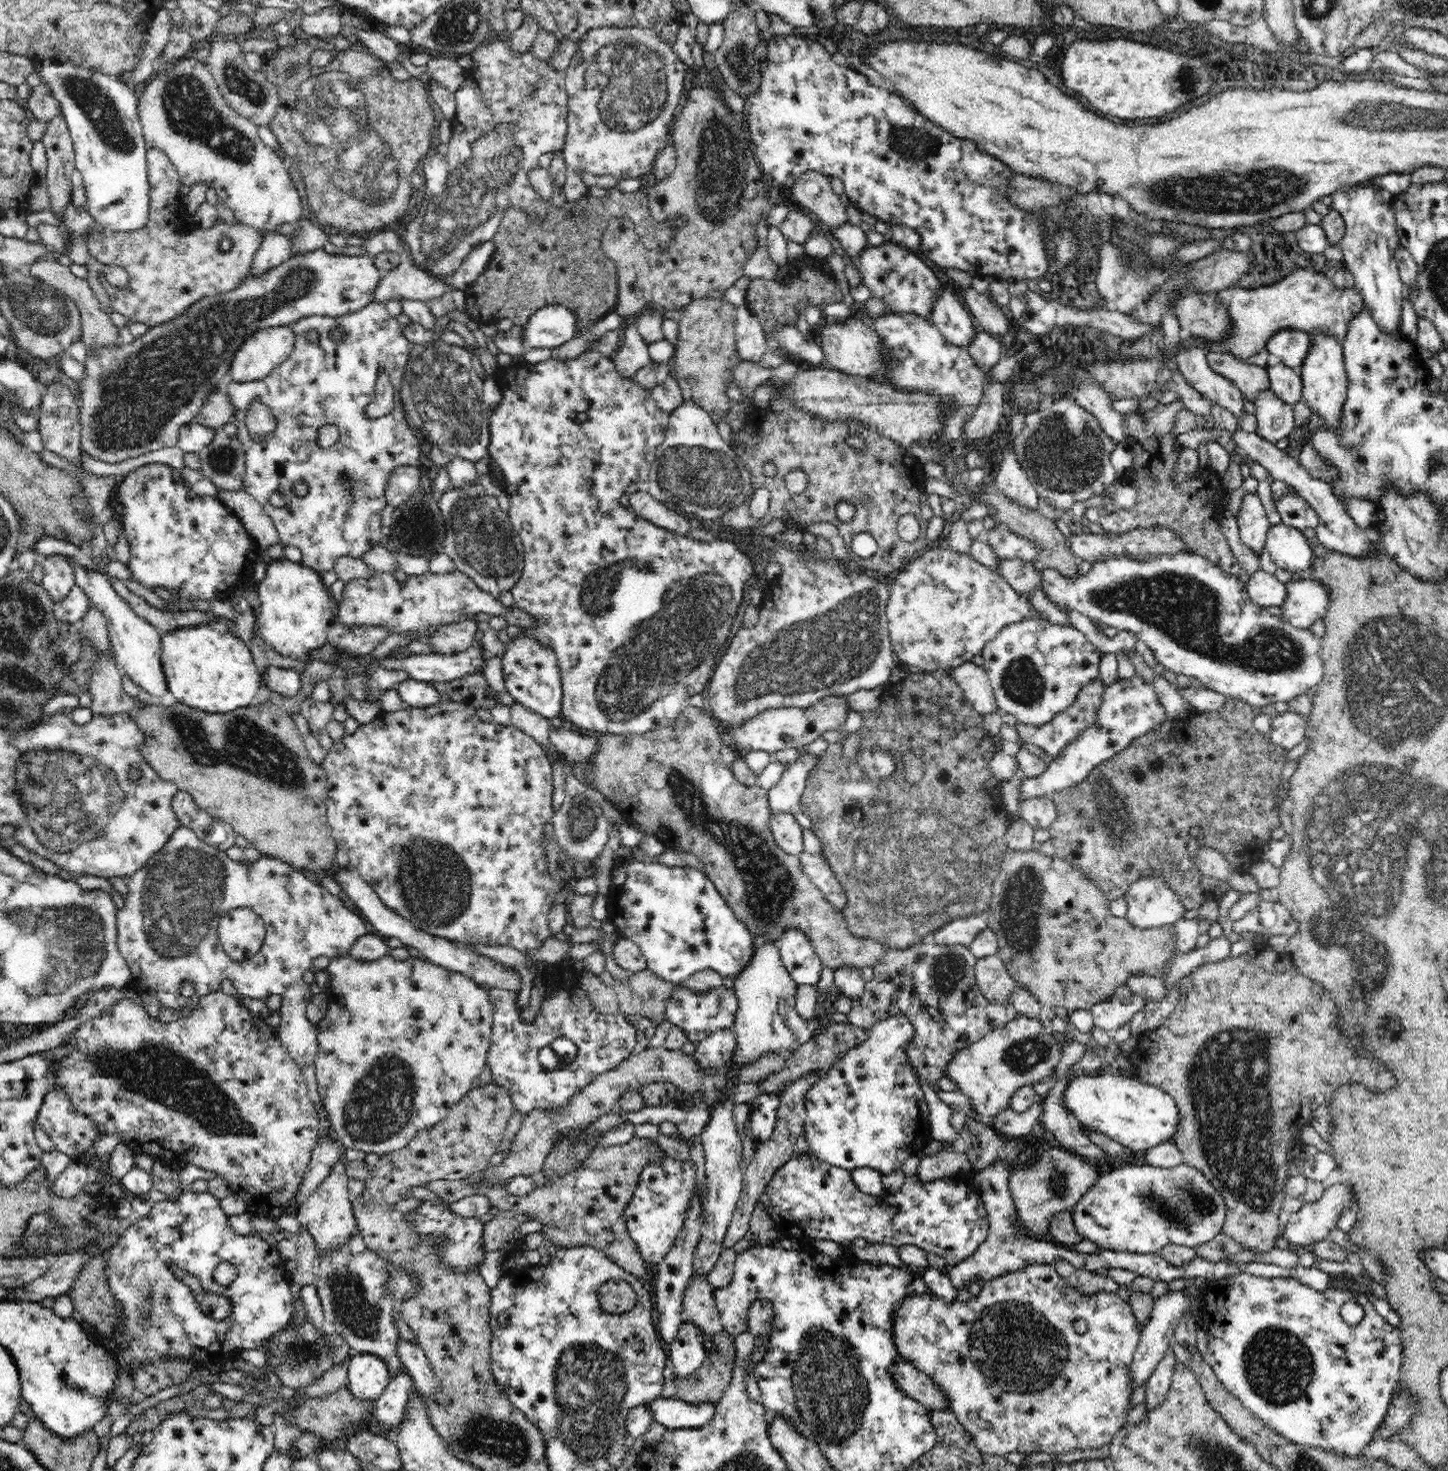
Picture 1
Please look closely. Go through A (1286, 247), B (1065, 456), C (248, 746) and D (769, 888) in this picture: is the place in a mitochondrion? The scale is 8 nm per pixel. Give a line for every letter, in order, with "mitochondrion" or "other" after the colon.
A: other
B: mitochondrion
C: mitochondrion
D: mitochondrion

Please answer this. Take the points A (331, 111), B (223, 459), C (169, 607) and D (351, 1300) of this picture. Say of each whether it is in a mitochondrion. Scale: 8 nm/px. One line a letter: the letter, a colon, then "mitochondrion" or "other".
A: mitochondrion
B: mitochondrion
C: other
D: mitochondrion

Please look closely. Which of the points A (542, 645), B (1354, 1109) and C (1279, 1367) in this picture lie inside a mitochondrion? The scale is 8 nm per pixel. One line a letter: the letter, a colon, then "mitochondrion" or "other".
A: other
B: other
C: mitochondrion

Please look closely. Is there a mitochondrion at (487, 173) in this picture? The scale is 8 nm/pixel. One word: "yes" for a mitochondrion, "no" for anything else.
yes

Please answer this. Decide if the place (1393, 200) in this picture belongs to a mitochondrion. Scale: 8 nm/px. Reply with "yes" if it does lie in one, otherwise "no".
no

